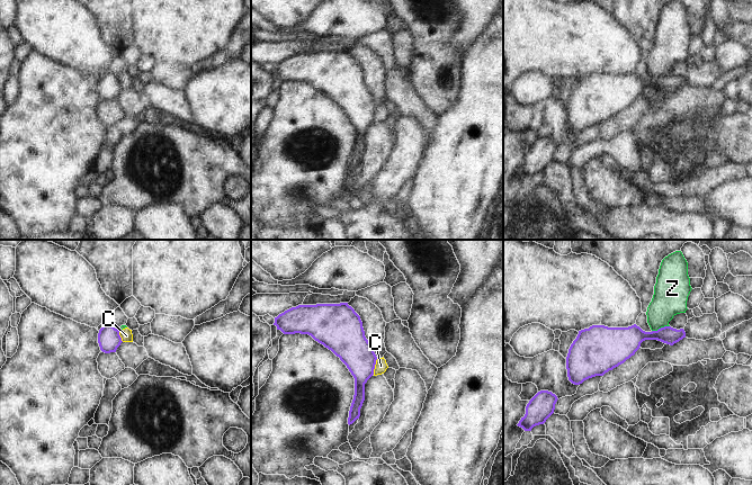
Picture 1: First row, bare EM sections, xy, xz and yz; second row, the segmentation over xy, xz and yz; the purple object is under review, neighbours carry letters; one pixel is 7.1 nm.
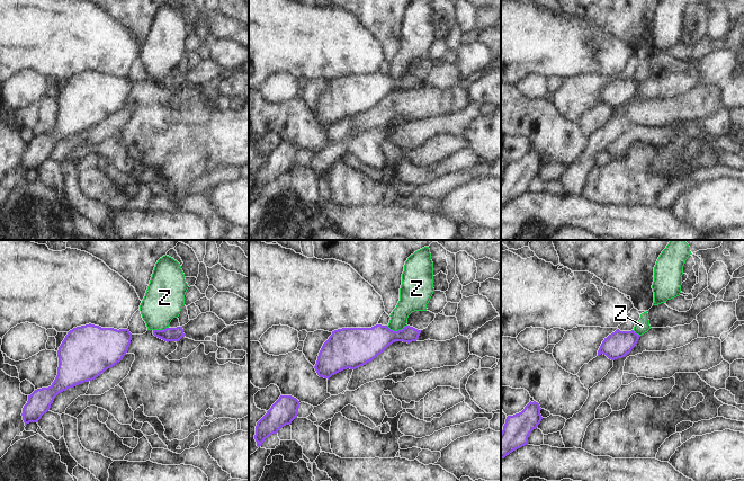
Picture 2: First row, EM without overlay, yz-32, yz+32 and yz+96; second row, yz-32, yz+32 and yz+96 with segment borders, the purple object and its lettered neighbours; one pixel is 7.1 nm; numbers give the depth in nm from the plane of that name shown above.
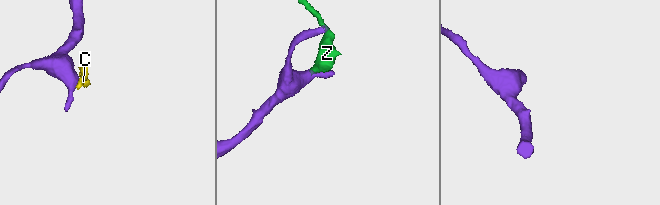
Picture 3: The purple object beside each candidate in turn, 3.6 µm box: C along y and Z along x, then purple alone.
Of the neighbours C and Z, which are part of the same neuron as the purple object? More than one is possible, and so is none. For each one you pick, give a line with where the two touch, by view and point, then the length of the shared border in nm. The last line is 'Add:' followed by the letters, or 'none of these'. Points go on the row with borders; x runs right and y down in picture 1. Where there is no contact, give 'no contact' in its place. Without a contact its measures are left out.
Add: none of these

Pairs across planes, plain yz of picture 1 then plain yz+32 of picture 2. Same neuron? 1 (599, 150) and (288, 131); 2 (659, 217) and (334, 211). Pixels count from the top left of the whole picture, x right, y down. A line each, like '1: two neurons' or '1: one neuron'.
1: two neurons
2: one neuron

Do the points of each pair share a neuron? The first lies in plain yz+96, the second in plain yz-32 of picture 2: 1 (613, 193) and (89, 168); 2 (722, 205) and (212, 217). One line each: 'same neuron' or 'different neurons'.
1: same neuron
2: different neurons

